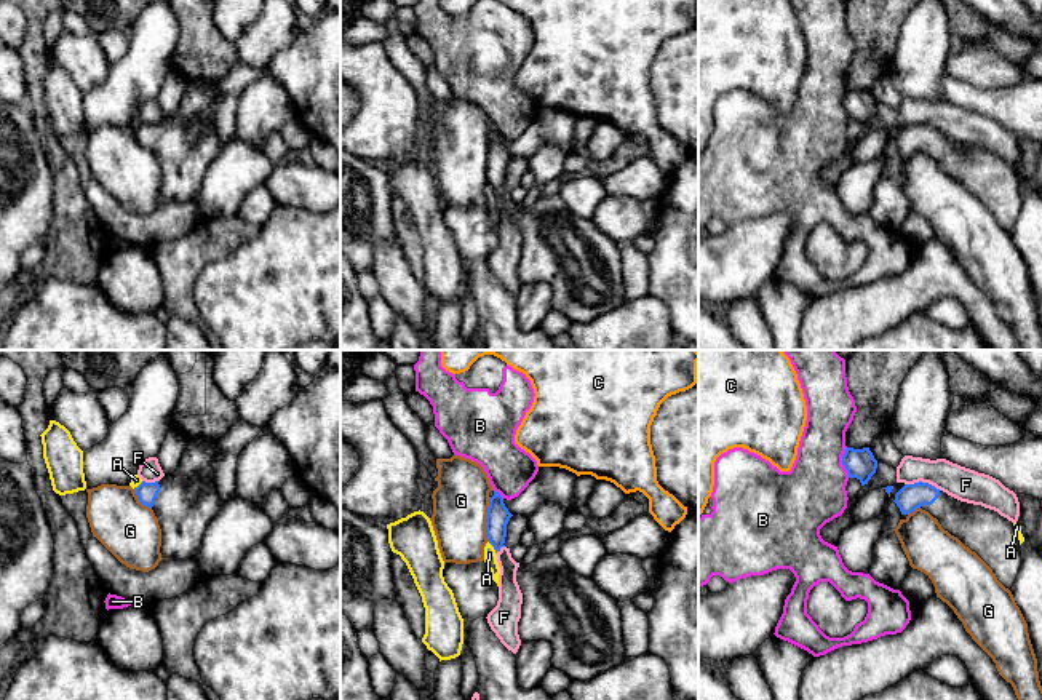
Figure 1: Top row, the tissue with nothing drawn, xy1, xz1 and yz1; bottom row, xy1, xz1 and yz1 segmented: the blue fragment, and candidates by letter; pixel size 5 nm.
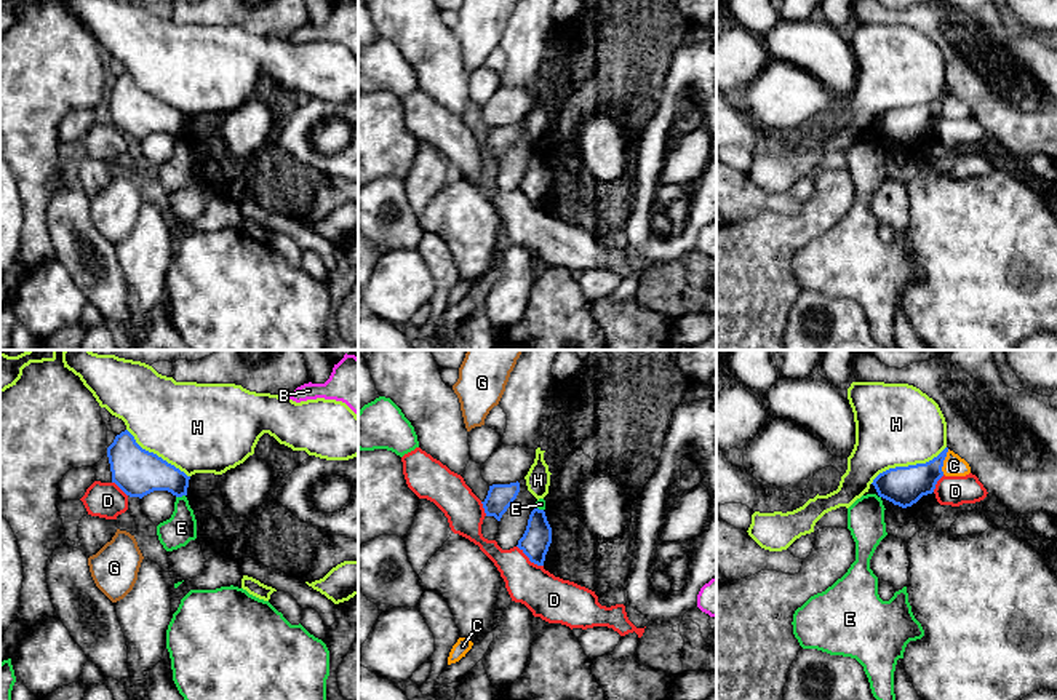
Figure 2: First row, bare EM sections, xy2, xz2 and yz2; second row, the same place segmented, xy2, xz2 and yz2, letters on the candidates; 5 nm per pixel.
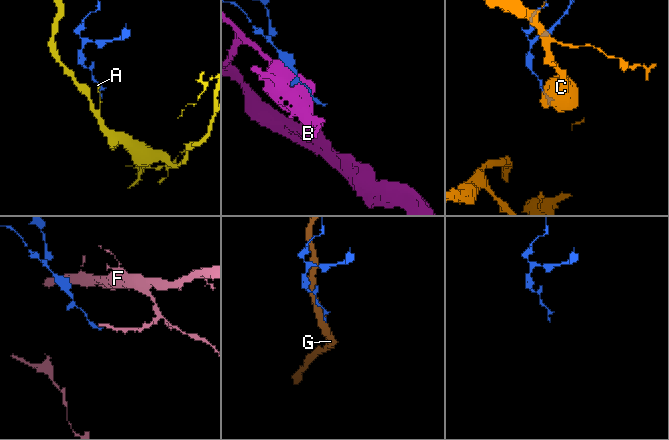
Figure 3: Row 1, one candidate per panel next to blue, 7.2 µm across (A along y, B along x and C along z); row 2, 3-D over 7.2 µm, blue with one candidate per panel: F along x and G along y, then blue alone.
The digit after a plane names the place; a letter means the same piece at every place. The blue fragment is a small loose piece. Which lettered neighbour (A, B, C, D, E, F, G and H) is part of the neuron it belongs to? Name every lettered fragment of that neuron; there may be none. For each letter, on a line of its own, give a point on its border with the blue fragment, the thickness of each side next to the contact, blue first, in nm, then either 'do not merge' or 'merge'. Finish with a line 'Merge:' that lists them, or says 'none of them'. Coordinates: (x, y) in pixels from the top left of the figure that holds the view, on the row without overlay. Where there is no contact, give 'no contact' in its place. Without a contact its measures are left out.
A: meets blue in xz1 at (493, 187); 120 nm thick on the blue side, 60 nm on the other; do not merge
B: meets blue in yz1 at (843, 104); 150 nm thick on the blue side, 320 nm on the other; do not merge
C: meets blue in yz2 at (942, 104); 200 nm thick on the blue side, 110 nm on the other; do not merge
D: meets blue in xz2 at (530, 202); 140 nm thick on the blue side, 220 nm on the other; do not merge
E: meets blue in xy2 at (179, 138); 240 nm thick on the blue side, 160 nm on the other; do not merge
F: meets blue in yz1 at (921, 123); 130 nm thick on the blue side, 170 nm on the other; do not merge
G: meets blue in xz1 at (486, 162); 120 nm thick on the blue side, 280 nm on the other; do not merge
H: meets blue in yz2 at (909, 107); 200 nm thick on the blue side, 420 nm on the other; do not merge
Merge: none of them

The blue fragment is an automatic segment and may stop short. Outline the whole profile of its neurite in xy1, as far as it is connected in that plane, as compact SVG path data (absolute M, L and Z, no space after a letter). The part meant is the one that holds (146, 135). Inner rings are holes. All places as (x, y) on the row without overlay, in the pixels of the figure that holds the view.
M208 80L189 82L174 115L134 129L139 144L158 160L161 200L197 200L205 173L222 149L213 110L217 86Z

